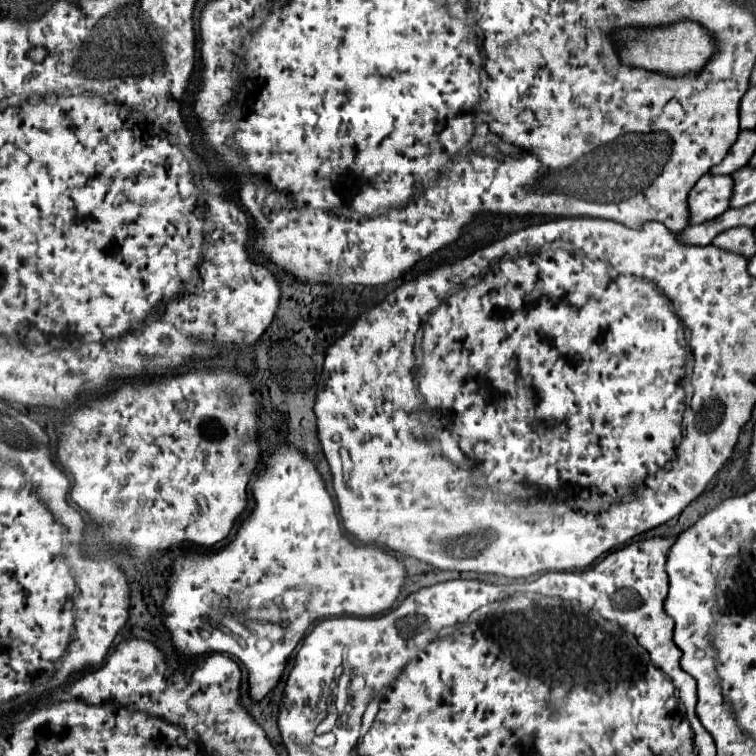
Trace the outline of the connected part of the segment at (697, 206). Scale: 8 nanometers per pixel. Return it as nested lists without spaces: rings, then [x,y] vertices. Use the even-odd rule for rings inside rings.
[[[703,176],[695,188],[691,188],[689,202],[689,224],[703,224],[715,220],[729,208],[729,198],[733,192],[731,176]]]

